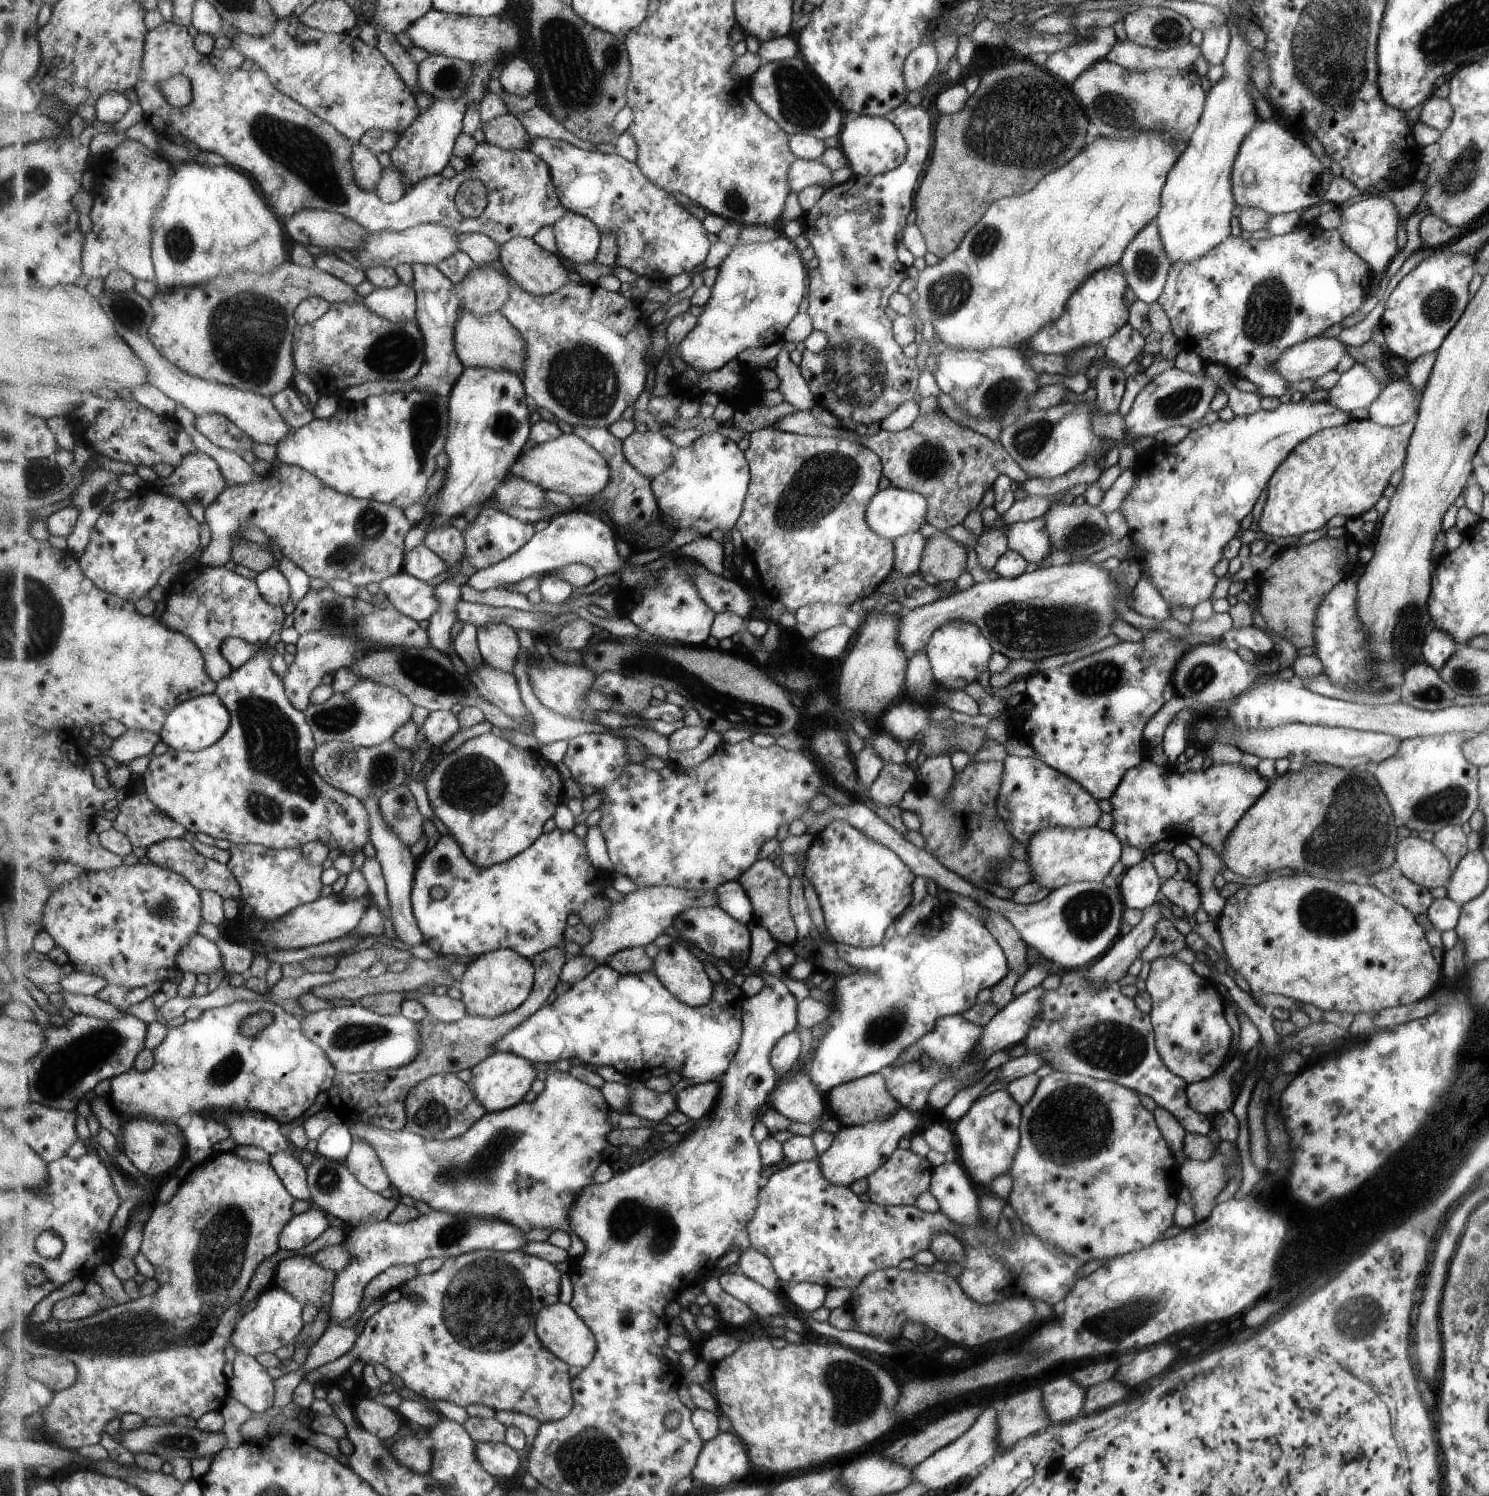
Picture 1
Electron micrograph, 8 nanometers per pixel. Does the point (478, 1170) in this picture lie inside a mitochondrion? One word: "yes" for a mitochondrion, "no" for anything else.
yes

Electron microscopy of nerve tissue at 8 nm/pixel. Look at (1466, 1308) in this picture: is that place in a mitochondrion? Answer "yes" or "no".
no

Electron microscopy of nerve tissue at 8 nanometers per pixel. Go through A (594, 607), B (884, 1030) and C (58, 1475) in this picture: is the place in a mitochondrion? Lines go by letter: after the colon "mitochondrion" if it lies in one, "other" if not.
A: other
B: mitochondrion
C: other

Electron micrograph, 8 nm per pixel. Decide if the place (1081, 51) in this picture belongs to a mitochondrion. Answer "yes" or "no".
no

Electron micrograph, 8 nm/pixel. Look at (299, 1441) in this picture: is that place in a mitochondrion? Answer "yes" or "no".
no

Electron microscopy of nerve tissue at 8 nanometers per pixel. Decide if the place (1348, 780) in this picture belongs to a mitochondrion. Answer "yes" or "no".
yes

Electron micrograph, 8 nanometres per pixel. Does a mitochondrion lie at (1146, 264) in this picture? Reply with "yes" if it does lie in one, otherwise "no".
yes

